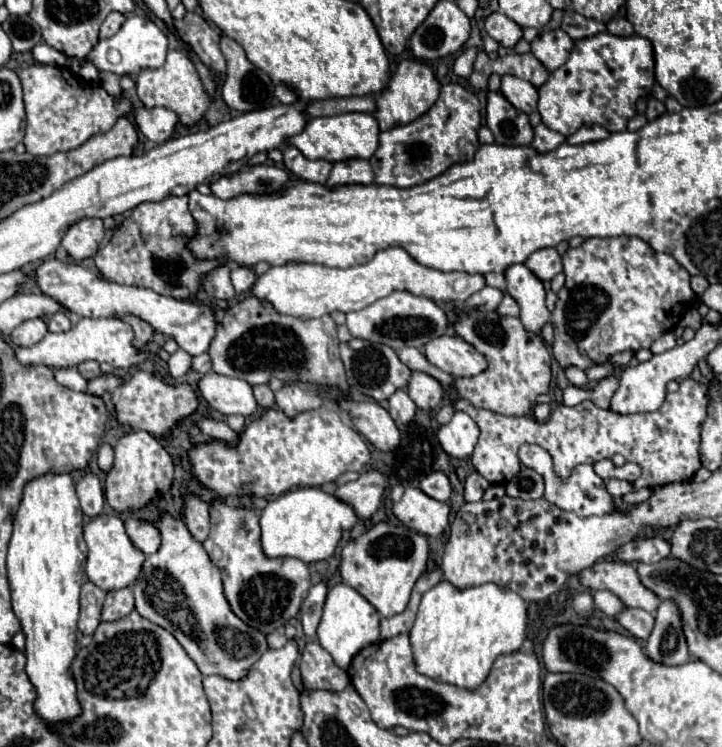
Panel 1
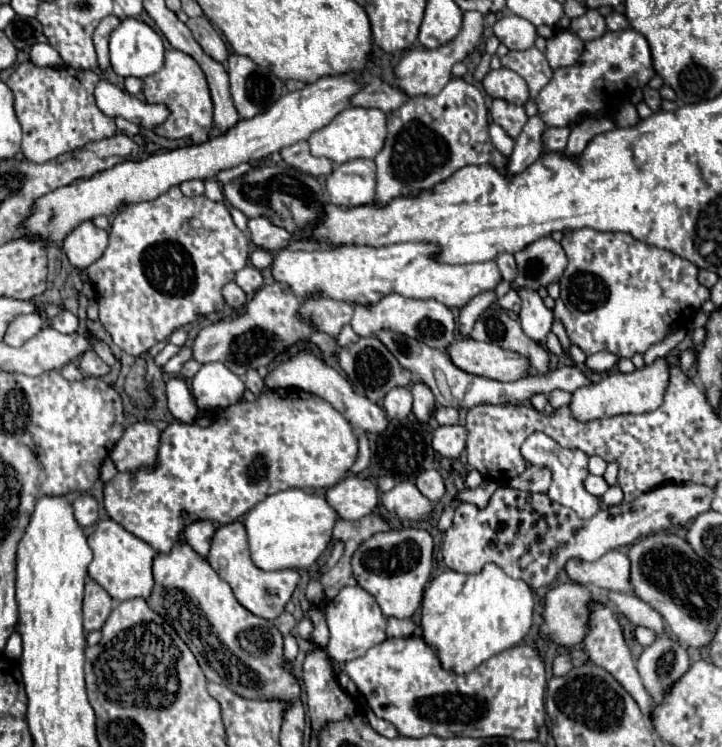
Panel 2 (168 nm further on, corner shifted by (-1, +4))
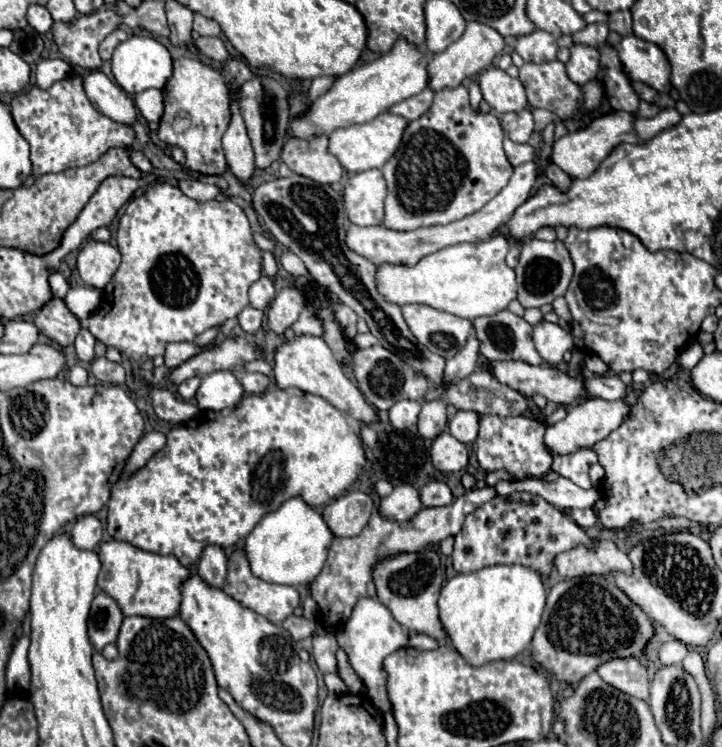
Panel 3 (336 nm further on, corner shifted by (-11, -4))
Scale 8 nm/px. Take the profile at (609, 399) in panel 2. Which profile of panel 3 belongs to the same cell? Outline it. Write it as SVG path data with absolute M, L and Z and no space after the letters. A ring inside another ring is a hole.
M586 399L584 403L568 409L568 415L562 421L554 425L546 425L544 445L556 455L568 455L568 453L576 453L582 447L592 447L594 443L608 437L608 433L612 433L616 427L620 427L628 411L630 407L622 399L618 399L616 403L608 403L604 399Z

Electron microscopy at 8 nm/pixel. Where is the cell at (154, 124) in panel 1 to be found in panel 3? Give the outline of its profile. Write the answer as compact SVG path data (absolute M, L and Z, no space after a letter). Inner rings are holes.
M84 71L82 83L90 103L102 115L124 125L132 125L136 121L138 113L134 101L124 91L120 91L120 87L116 87L116 83L110 81L102 71Z

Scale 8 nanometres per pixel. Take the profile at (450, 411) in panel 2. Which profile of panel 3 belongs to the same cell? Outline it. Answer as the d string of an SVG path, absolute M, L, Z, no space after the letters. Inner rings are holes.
M458 411L448 421L448 429L460 443L474 443L478 437L478 415L474 411Z

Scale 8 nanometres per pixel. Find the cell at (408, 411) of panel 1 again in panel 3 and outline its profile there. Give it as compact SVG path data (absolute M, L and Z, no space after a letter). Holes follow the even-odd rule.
M410 399L398 401L398 403L390 409L390 423L392 423L396 429L404 431L404 429L416 425L418 413L420 413L420 401L410 401Z

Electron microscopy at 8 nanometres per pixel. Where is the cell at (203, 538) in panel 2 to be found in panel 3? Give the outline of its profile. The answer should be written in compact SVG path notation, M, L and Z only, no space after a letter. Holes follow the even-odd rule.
M206 547L198 563L198 575L206 585L222 589L226 579L226 555L220 547Z

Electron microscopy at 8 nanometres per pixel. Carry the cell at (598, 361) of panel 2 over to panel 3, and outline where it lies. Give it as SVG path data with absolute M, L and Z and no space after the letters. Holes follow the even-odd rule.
M586 355L584 357L584 367L588 371L592 371L592 373L598 373L598 375L602 375L602 373L608 371L608 365L598 355Z

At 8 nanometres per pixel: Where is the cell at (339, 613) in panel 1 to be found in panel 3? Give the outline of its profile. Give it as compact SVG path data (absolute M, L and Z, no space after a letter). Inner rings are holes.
M360 599L360 603L356 603L354 613L348 619L348 623L336 633L336 639L338 639L338 645L346 651L354 671L362 677L362 681L368 689L368 697L378 699L376 707L382 713L392 713L392 705L388 701L388 691L386 691L388 673L384 671L382 663L390 653L408 645L408 635L404 635L404 629L396 623L396 619L388 611L388 607L384 607L378 599Z

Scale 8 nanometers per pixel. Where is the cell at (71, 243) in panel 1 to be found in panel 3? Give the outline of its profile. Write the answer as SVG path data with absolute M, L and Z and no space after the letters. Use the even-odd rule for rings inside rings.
M88 239L78 255L78 273L86 285L104 289L120 265L120 253L110 243Z

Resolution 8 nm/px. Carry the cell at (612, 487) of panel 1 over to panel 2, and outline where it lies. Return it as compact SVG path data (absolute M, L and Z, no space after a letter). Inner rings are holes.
M588 475L588 479L586 479L586 489L592 493L592 495L596 495L596 497L602 497L604 493L606 493L606 489L608 489L610 485L606 483L606 479L604 477L596 477L596 475Z

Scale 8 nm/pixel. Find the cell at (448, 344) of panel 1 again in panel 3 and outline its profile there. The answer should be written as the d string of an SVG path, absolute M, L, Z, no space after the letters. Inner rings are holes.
M496 361L496 363L488 363L492 375L496 375L496 379L516 391L520 391L522 395L534 395L534 393L540 393L544 395L548 401L556 403L556 405L562 405L562 407L572 407L576 405L578 401L584 401L588 399L586 395L586 387L584 387L584 381L582 377L570 377L568 373L556 369L556 367L550 367L550 365L538 365L538 367L532 367L528 363L520 363L520 361Z

